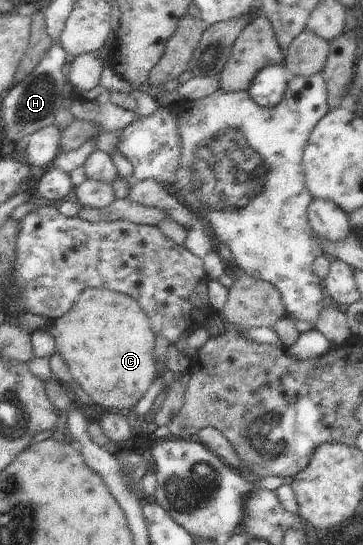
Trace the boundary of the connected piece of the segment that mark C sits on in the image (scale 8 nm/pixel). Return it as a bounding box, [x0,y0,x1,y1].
[48,288,160,411]

